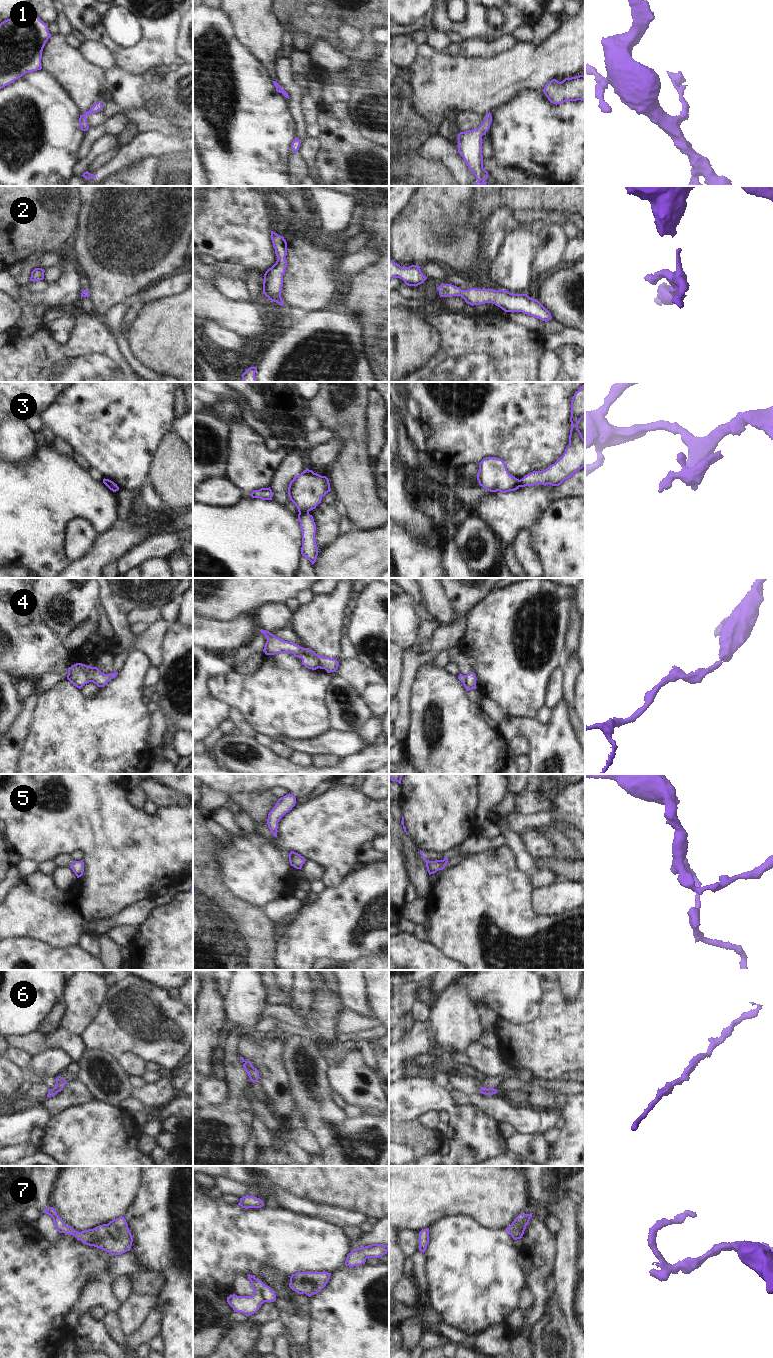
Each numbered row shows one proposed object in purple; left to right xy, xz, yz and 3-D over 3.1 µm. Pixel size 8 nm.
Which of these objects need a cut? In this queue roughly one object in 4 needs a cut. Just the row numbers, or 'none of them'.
3, 7

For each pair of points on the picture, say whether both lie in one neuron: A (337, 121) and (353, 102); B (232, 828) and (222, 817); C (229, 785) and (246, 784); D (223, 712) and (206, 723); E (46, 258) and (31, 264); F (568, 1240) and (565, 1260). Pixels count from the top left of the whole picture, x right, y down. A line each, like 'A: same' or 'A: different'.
A: different
B: same
C: same
D: same
E: different
F: same

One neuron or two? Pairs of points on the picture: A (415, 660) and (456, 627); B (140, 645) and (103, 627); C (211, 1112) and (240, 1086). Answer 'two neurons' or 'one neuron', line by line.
A: one neuron
B: two neurons
C: one neuron

